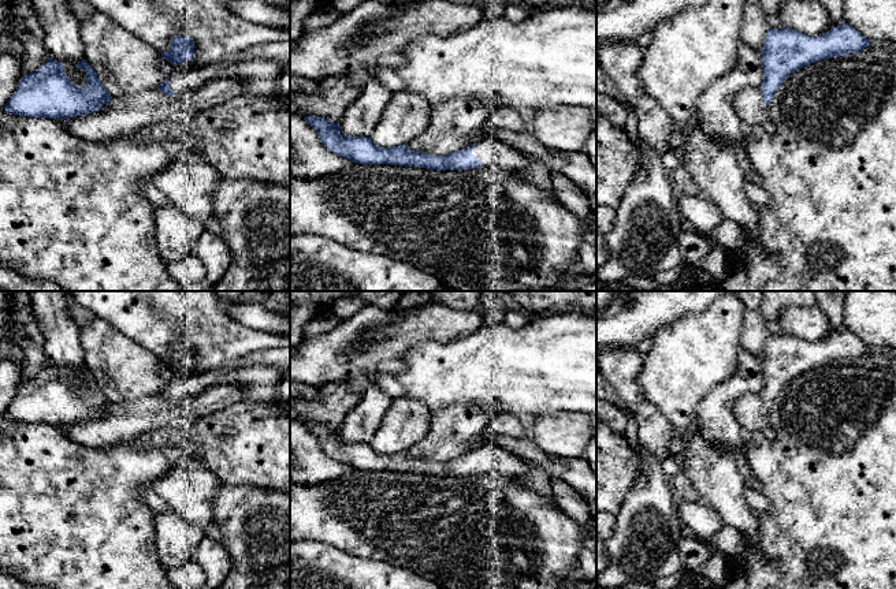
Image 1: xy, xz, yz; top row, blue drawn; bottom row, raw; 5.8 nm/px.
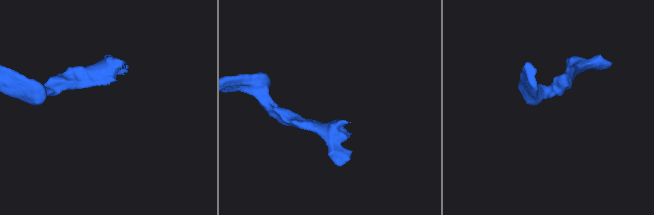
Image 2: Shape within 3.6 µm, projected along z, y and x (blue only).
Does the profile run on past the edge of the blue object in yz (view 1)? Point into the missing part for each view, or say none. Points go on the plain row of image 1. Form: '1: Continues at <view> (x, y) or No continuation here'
1: No continuation here

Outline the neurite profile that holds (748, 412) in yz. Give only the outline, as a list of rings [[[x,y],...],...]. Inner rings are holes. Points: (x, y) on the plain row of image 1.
[[[759,392],[740,396],[735,405],[735,417],[746,435],[761,432],[767,440],[774,439],[774,430],[763,411]]]

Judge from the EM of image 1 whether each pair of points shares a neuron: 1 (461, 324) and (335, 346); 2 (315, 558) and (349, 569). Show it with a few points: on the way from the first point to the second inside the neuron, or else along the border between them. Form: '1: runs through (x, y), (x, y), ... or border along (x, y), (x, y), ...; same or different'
1: runs through (430, 324), (404, 328), (367, 354); same
2: runs through (323, 566), (326, 569), (341, 569); same

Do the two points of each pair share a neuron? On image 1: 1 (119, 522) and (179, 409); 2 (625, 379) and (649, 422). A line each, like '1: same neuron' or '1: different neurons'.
1: different neurons
2: same neuron

